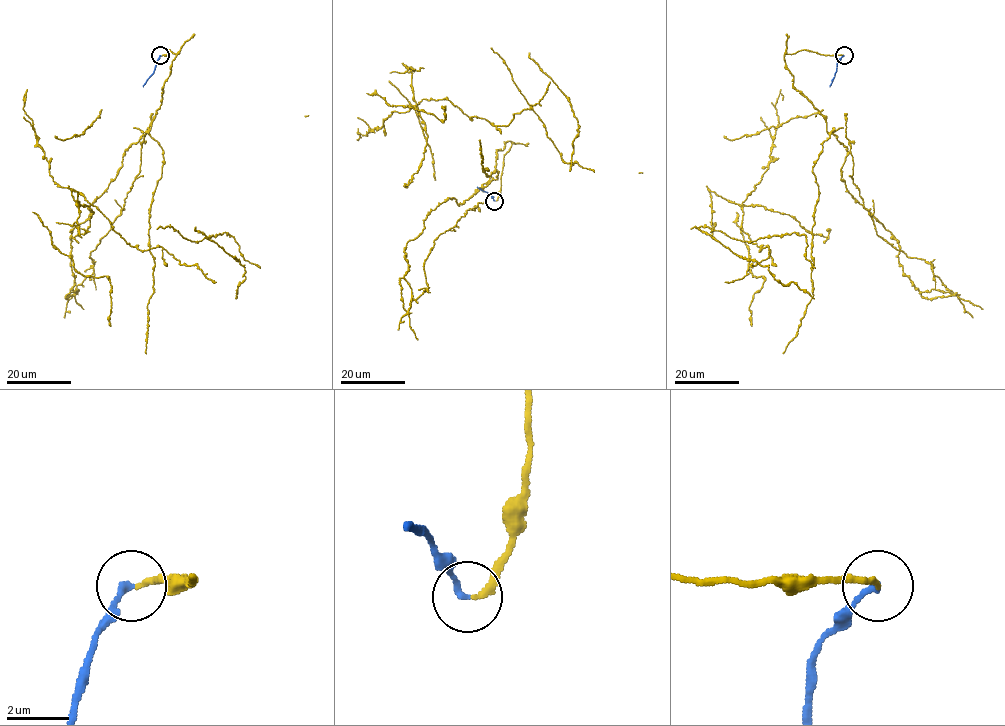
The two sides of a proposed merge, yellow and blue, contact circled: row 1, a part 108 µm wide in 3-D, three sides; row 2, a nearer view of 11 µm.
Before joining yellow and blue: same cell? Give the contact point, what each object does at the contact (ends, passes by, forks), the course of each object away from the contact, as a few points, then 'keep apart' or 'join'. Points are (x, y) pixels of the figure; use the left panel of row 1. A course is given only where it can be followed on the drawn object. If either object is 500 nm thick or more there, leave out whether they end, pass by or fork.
(160, 55) | yellow ends | blue ends | yellow via (161, 56), (177, 54), (151, 130), (73, 229), (70, 291), (92, 274), (90, 255), (121, 213), (151, 113) | blue via (160, 56), (143, 86) | keep apart

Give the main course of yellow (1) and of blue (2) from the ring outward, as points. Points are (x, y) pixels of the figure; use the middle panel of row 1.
1: (495, 200), (510, 141), (480, 189), (440, 203), (407, 243), (411, 306), (428, 287), (434, 240), (485, 201)
2: (494, 200), (477, 187)

